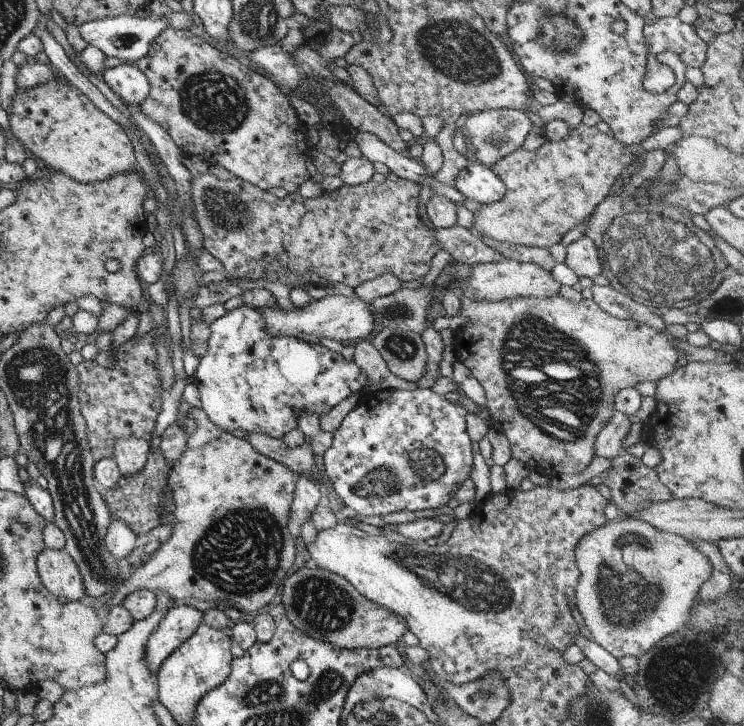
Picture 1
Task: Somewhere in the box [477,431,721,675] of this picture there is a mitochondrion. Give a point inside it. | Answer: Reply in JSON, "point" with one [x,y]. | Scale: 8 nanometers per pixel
{"point":[626,597]}

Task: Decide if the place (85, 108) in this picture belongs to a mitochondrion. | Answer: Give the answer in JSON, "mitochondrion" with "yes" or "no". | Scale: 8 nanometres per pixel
{"mitochondrion":"no"}

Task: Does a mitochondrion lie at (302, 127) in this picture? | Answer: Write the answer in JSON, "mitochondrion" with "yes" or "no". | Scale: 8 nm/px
{"mitochondrion":"no"}

